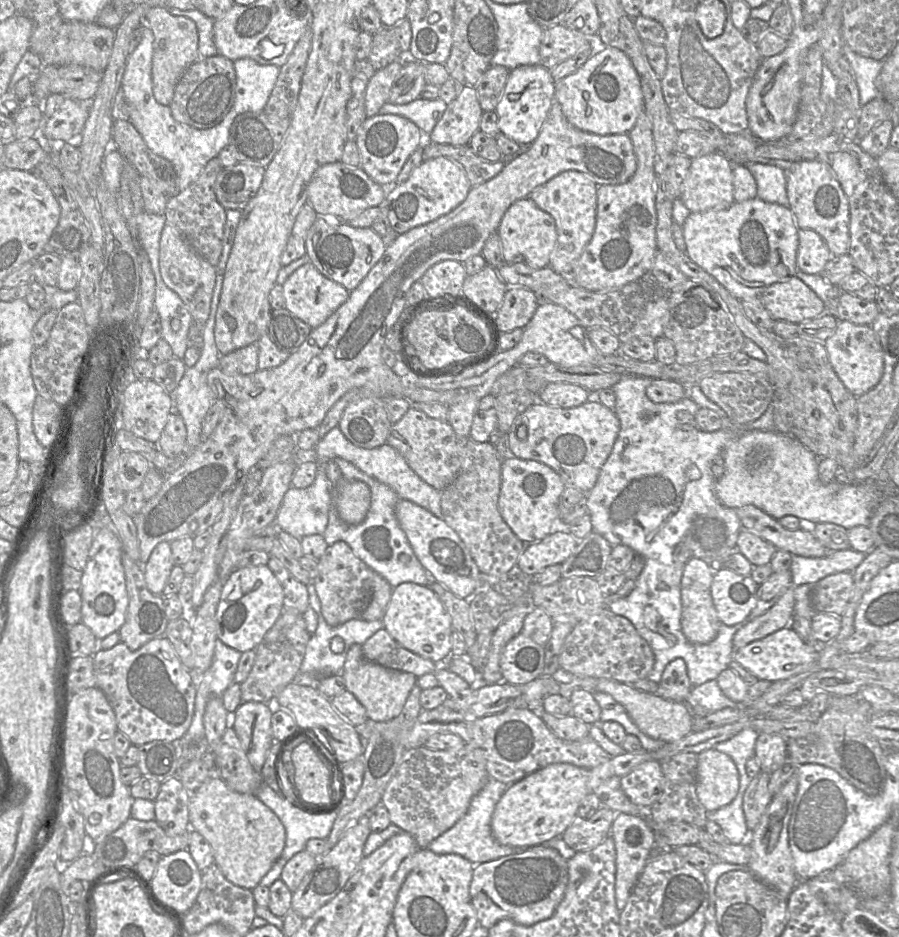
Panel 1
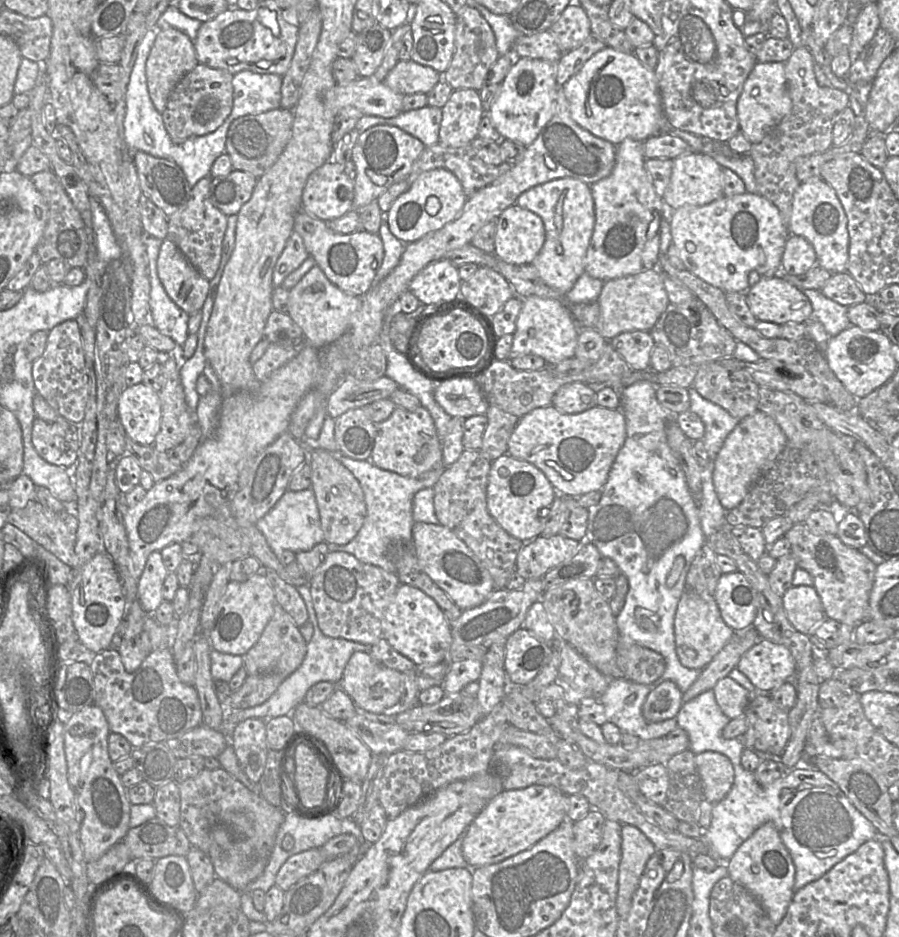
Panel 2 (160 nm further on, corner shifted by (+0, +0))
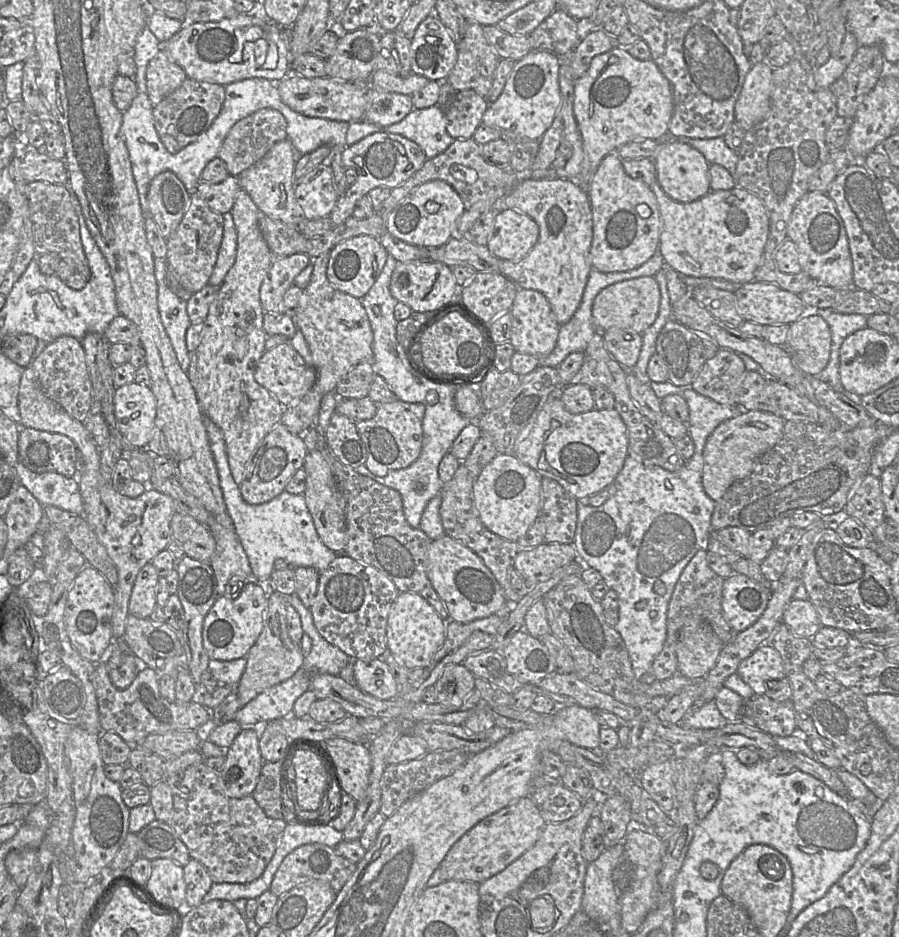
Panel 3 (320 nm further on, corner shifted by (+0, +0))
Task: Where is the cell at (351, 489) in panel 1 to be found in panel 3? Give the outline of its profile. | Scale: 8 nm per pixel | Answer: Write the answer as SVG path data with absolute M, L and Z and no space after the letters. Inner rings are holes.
M318 449L308 451L303 468L306 472L304 497L321 541L333 552L344 553L348 542L345 501L336 484L329 464Z

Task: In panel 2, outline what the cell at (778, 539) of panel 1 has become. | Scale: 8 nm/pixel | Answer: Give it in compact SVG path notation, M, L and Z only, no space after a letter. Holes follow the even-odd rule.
M803 523L794 524L785 534L798 567L813 578L825 616L840 624L858 626L869 618L869 597L877 565L859 549L845 545L837 535L815 535Z

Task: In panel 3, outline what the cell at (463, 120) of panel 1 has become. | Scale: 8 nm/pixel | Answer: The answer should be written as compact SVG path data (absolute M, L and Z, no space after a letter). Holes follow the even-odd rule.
M474 90L452 93L445 107L441 107L446 117L446 130L454 139L473 138L489 102Z

